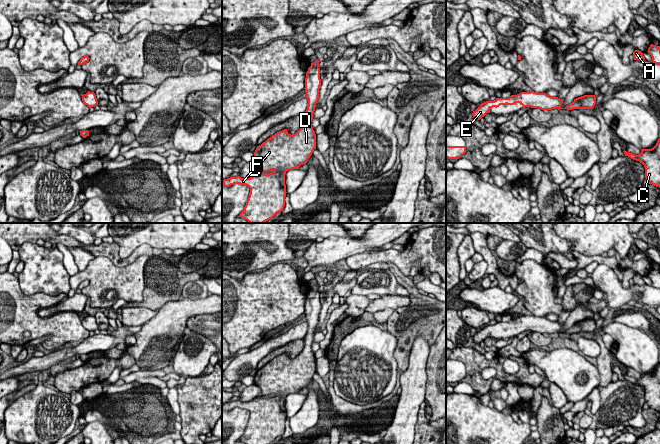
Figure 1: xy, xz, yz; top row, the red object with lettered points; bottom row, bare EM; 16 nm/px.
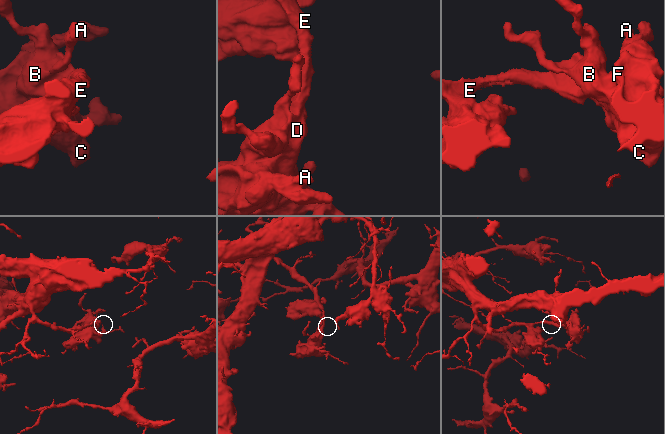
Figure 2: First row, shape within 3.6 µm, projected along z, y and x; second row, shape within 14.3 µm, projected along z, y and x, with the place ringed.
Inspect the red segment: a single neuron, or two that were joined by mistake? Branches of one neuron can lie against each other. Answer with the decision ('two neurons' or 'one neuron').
one neuron

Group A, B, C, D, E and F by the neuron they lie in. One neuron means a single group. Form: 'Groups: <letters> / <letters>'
Groups: A B C D E F

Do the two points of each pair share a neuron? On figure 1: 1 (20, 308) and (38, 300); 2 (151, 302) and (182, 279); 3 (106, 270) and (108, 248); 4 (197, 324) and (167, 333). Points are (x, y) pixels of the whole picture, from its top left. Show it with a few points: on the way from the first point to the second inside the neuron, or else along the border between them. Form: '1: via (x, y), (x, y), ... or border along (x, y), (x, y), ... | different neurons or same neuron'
1: via (24, 308), (34, 302) | same neuron
2: via (159, 294), (174, 280) | same neuron
3: border along (94, 256), (106, 256), (117, 266), (130, 263) | different neurons
4: border along (207, 314), (191, 315), (187, 319), (186, 327) | different neurons

